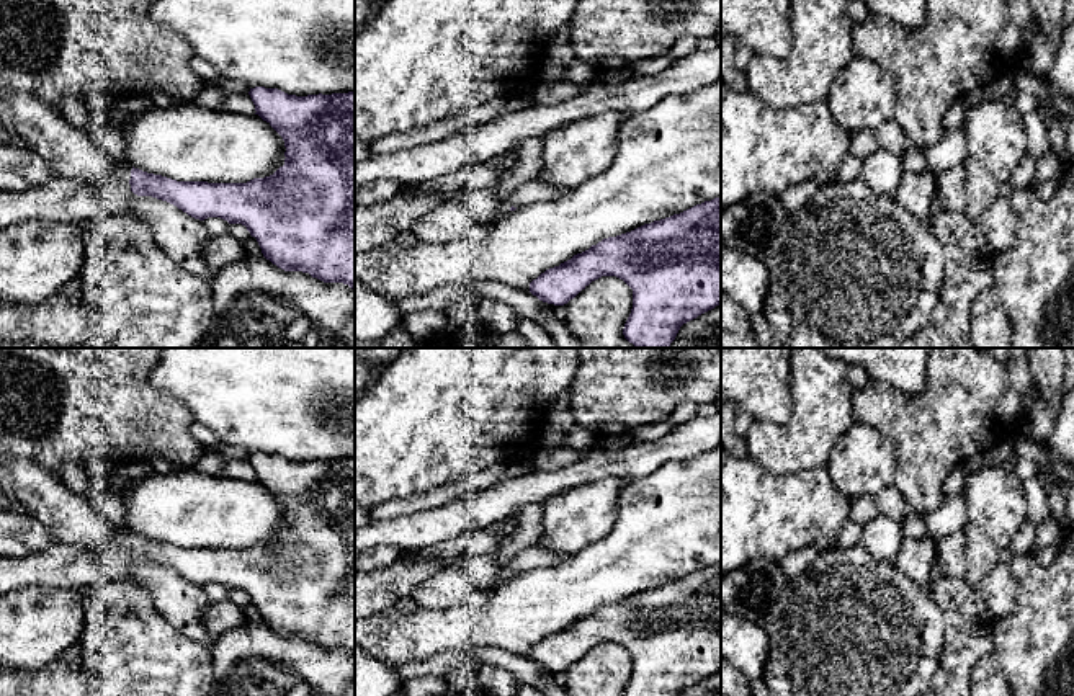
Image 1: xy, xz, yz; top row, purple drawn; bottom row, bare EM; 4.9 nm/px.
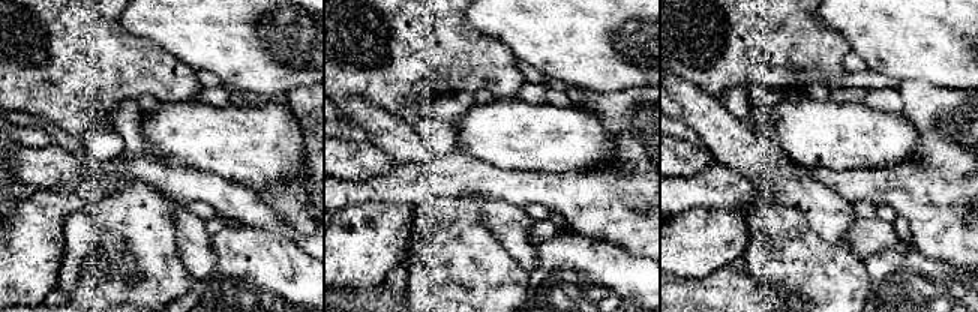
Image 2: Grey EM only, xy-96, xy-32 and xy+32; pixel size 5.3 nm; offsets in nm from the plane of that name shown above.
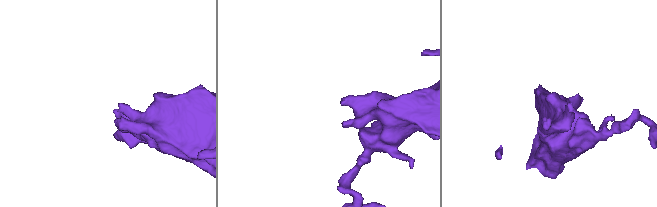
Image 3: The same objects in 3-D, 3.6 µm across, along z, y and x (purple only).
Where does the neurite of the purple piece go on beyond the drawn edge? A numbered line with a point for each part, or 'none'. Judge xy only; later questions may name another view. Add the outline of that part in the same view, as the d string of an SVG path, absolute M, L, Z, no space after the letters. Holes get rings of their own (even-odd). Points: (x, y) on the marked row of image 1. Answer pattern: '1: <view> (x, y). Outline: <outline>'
1: xy (77, 201). Outline: M121 163L106 183L57 178L26 191L0 190L0 230L31 219L85 224L105 214L124 212L131 204L131 163Z

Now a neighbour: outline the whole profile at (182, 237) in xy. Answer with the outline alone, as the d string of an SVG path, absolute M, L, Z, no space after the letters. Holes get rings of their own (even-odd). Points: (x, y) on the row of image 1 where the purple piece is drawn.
M132 194L126 212L139 216L149 224L154 242L168 258L214 288L217 273L203 257L203 247L211 237L203 221L167 201L137 194Z

